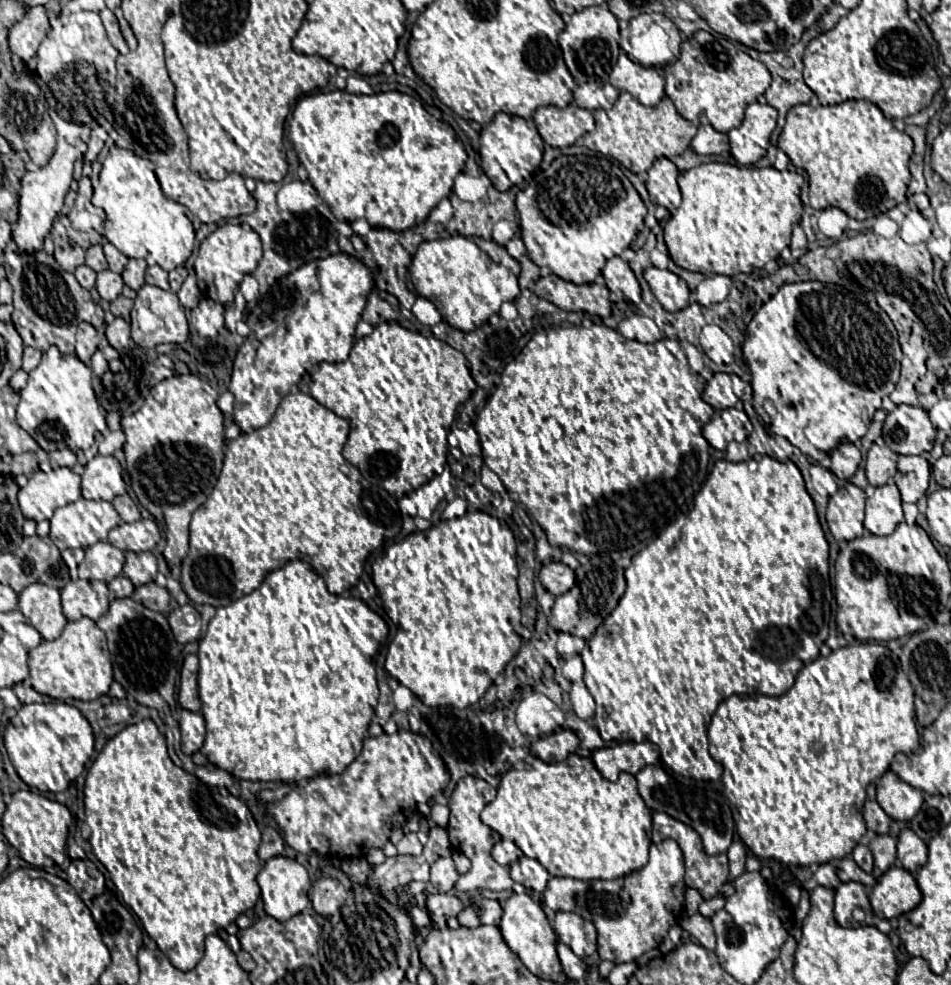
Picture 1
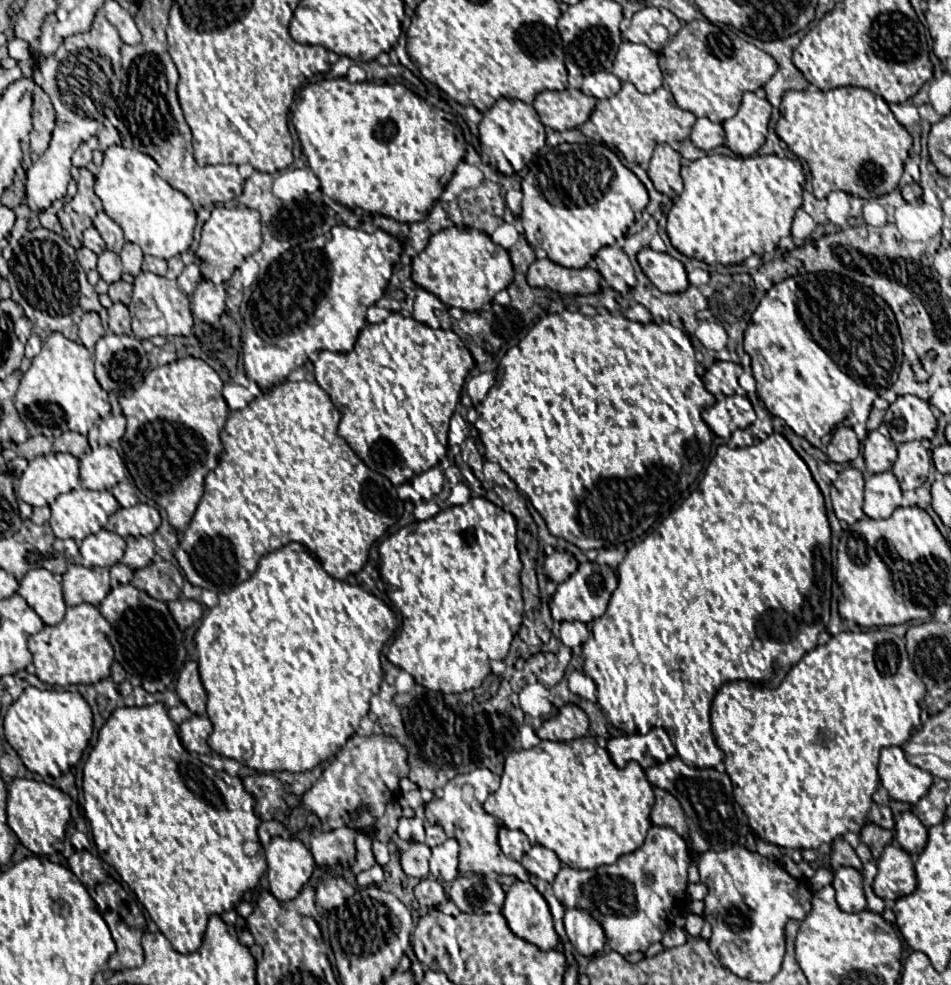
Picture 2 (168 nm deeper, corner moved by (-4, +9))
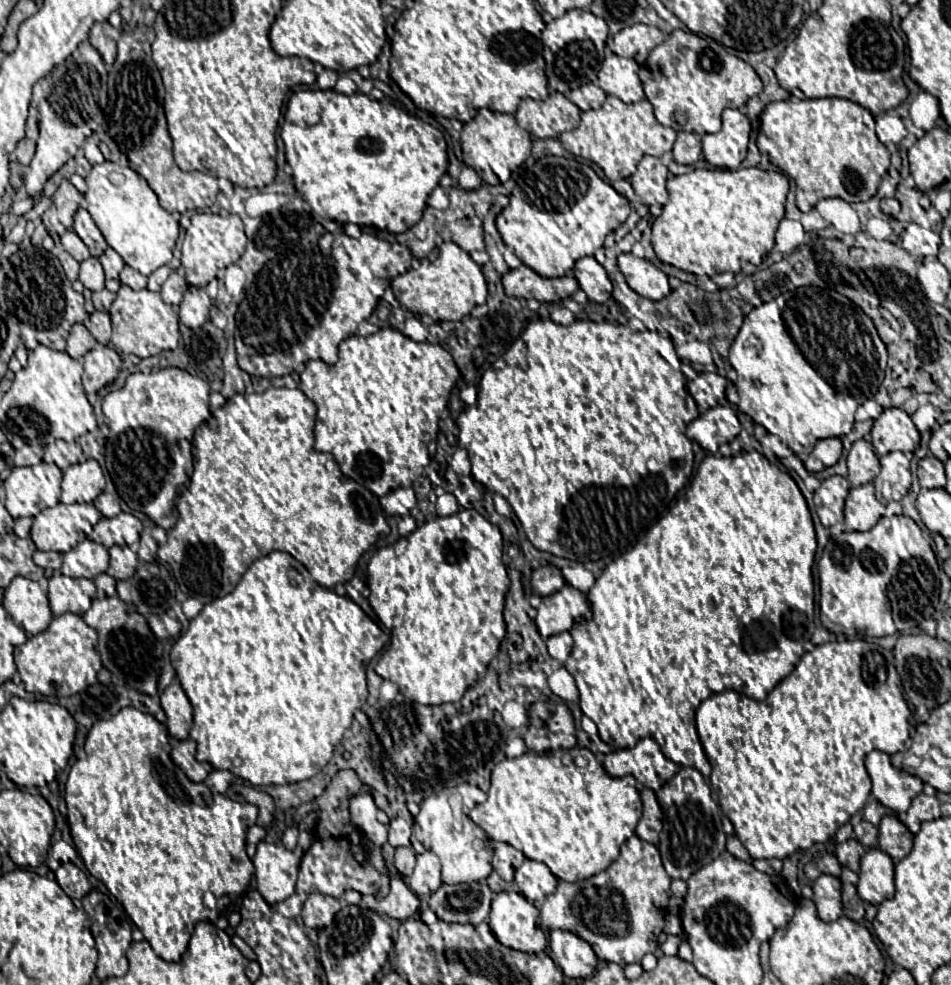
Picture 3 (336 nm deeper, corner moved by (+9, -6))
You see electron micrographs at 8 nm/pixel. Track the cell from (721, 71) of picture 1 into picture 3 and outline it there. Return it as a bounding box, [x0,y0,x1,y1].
[640,29,762,133]

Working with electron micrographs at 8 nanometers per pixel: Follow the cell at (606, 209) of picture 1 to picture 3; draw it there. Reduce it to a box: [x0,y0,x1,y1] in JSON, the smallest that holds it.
[496,159,630,279]

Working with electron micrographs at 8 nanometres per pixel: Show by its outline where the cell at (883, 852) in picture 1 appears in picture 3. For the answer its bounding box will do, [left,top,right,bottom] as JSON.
[834,837,866,873]

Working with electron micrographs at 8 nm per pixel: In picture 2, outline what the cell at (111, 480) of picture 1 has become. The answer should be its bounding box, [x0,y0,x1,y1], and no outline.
[79,446,125,490]

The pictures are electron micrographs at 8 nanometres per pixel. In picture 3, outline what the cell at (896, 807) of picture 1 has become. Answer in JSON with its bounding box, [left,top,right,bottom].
[866,751,924,811]

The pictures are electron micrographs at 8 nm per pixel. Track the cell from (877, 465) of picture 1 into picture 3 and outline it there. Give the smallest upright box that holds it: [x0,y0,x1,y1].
[848,439,880,487]

